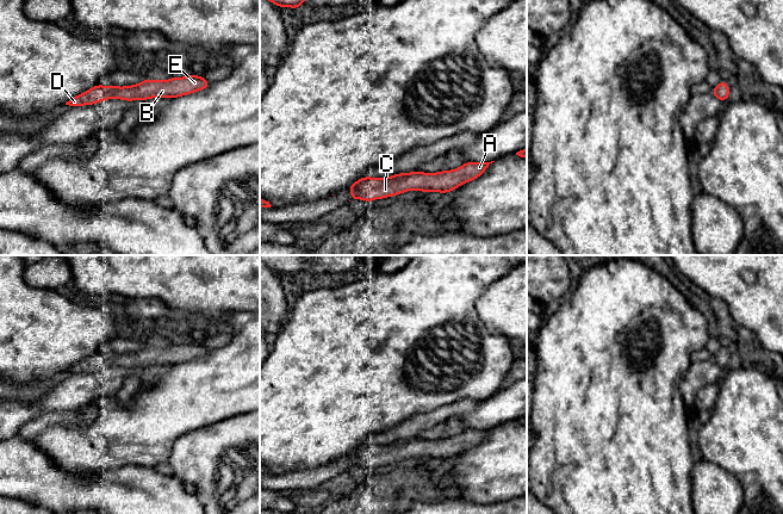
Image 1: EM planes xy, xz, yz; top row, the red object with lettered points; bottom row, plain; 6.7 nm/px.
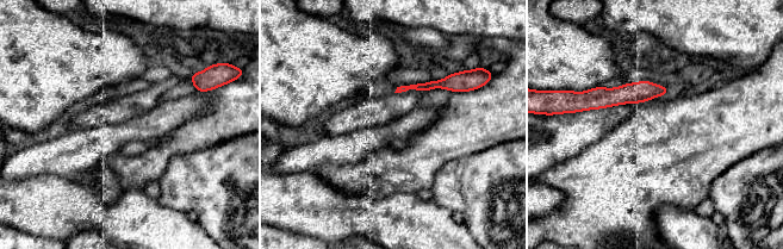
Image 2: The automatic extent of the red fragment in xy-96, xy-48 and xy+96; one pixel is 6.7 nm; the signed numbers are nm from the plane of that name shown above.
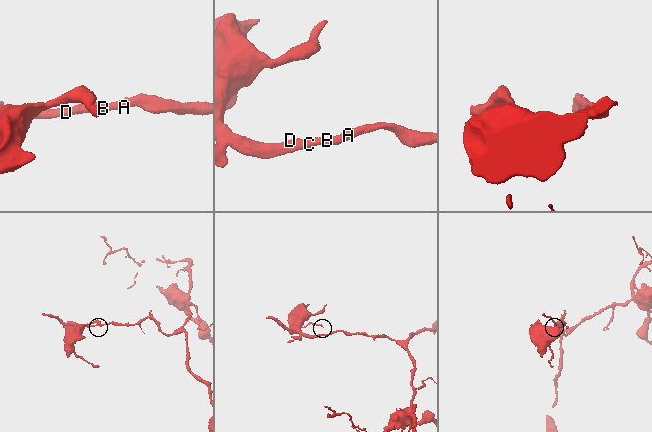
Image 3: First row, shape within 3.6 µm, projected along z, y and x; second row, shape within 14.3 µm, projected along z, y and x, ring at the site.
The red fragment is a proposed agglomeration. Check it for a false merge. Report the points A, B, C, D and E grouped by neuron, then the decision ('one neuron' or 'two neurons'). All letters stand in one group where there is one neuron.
A B C D E; one neuron

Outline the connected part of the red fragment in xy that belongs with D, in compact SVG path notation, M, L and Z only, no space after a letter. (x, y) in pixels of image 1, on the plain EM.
M201 342L172 345L166 348L147 346L138 352L117 354L95 352L93 355L74 364L66 372L72 374L93 372L107 366L147 367L150 365L176 365L205 357L211 352Z

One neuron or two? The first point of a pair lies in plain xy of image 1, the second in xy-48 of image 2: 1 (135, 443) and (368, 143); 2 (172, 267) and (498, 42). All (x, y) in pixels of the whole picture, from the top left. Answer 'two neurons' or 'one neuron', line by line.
1: two neurons
2: two neurons

